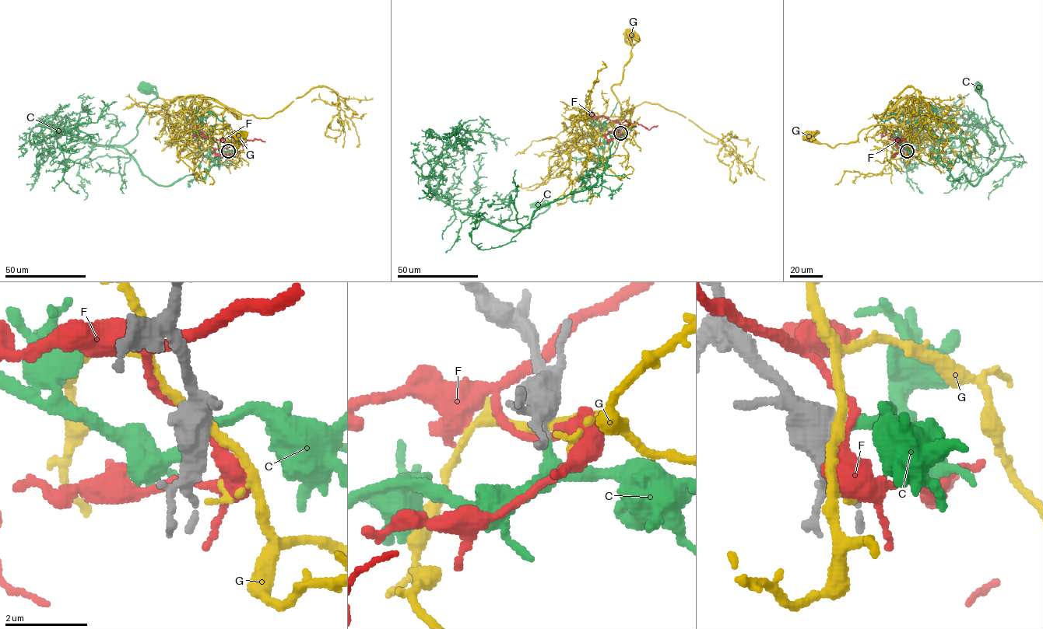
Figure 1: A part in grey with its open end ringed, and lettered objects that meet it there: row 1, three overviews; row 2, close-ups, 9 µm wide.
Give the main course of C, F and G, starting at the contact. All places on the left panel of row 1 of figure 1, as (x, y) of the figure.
C: (228, 151), (219, 149), (205, 179), (153, 182), (123, 146), (156, 97), (145, 85)
F: (228, 151), (226, 148), (235, 141), (232, 137), (214, 140), (205, 138), (201, 133), (197, 136), (192, 134)
G: (228, 151), (222, 137), (224, 127), (229, 124), (219, 130), (230, 144), (237, 148), (240, 143), (239, 134)

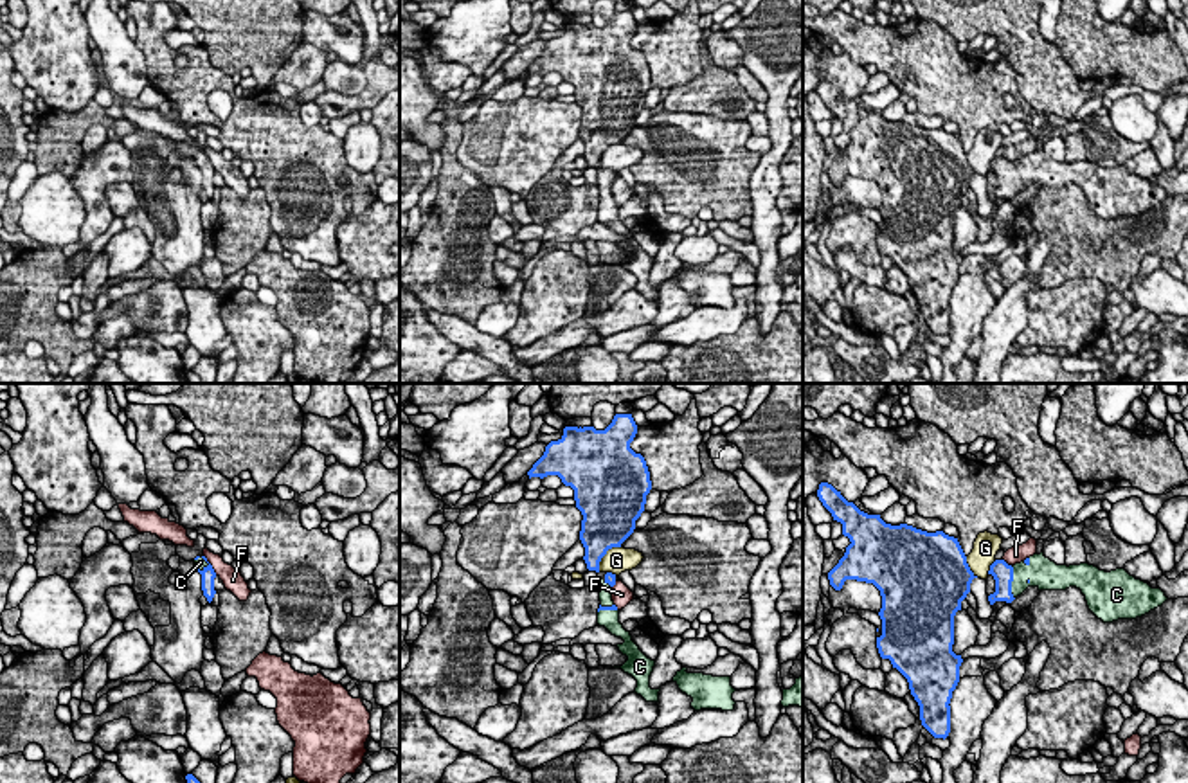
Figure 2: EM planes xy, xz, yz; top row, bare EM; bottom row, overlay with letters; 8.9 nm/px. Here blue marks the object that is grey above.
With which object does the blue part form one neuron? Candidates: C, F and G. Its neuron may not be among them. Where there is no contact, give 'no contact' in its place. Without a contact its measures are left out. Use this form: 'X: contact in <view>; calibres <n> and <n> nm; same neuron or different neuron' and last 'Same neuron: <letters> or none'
C: contact in yz; calibres 190 and 240 nm; same neuron
F: contact in xy; calibres 130 and 190 nm; different neuron
G: contact in xz; calibres 400 and 240 nm; different neuron
Same neuron: C

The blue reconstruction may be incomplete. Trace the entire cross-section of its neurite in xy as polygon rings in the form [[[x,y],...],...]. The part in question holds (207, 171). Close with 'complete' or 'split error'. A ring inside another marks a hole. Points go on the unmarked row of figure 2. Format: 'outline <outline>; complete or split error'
outline [[[196,153],[194,155],[194,162],[196,162],[198,169],[202,171],[202,187],[203,187],[203,193],[211,200],[214,191],[216,191],[216,187],[214,187],[216,169],[214,169],[212,162],[207,158],[205,153]]]; split error

